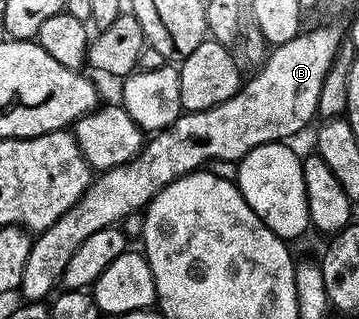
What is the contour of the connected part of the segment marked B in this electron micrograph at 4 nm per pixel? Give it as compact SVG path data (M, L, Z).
M334 23L312 31L303 30L292 37L292 41L274 47L265 63L251 74L254 76L251 79L249 76L228 101L212 109L185 112L172 125L153 132L143 142L142 152L136 158L91 178L90 188L82 194L78 204L31 242L28 261L24 264L21 298L45 300L61 284L72 253L76 253L92 233L121 224L128 213L143 210L156 193L172 181L214 165L210 163L237 164L249 151L256 149L256 145L293 140L293 135L300 134L316 119L324 77L328 77L328 69L332 69L332 61L343 41L343 28L341 31Z

